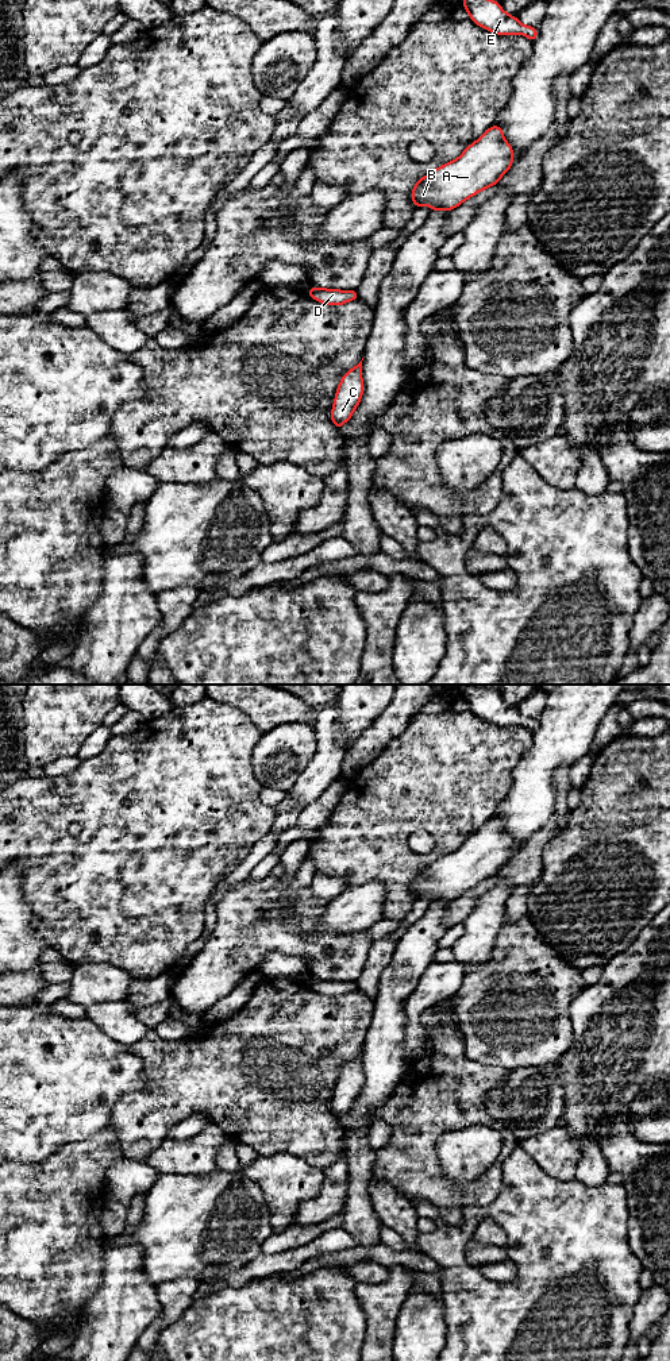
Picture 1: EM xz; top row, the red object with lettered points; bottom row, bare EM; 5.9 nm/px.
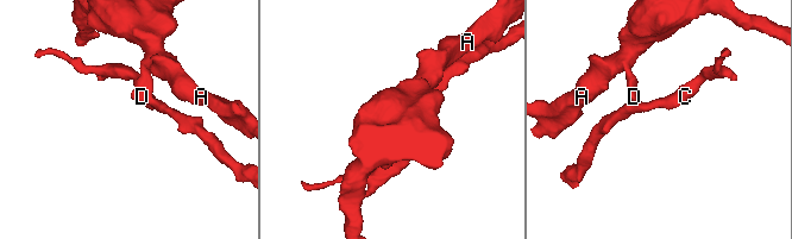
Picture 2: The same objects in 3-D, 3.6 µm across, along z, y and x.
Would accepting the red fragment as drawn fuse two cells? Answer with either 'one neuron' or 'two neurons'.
two neurons

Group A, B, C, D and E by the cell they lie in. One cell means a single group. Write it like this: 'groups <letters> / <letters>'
groups A B D E / C

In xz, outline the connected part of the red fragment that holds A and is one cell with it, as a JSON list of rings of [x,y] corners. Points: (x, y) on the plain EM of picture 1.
[[[494,814],[457,851],[421,868],[413,876],[412,894],[415,898],[428,897],[431,902],[450,903],[480,882],[496,876],[512,853],[513,840]]]

